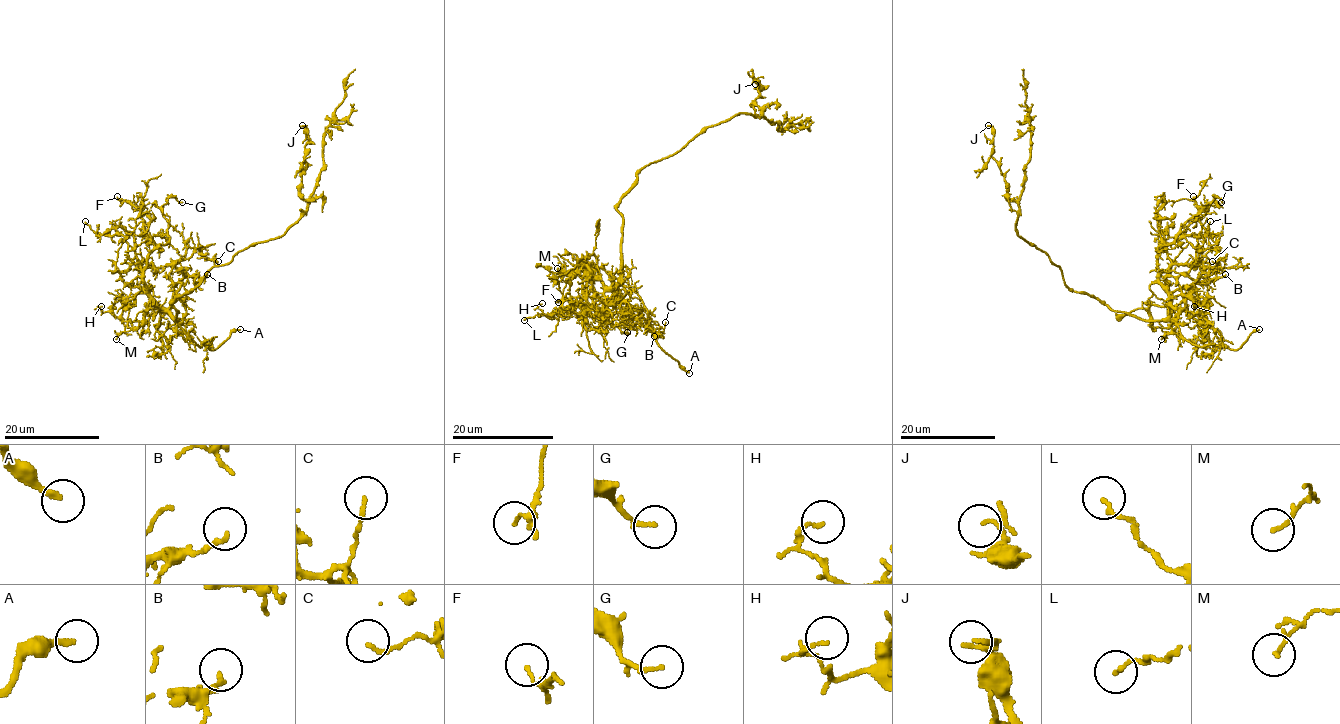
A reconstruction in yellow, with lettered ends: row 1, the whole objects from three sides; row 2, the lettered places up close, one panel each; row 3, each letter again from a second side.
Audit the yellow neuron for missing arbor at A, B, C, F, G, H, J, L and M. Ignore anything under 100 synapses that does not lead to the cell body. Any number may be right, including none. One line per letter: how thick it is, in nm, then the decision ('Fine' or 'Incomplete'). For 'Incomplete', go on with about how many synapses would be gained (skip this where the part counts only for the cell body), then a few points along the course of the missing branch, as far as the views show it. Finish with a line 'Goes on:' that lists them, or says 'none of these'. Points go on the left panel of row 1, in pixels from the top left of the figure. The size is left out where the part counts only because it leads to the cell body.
A: Thickness 180 nm. Incomplete. Course of what is missing: (240, 329), (274, 346), (274, 377), (286, 389), (290, 428)
B: Thickness 170 nm. Fine
C: Thickness 140 nm. Fine
F: Thickness 80 nm. Fine
G: Thickness 160 nm. Fine
H: Thickness 100 nm. Fine
J: Thickness 130 nm. Fine
L: Thickness 140 nm. Fine
M: Thickness 120 nm. Fine
Goes on: A

